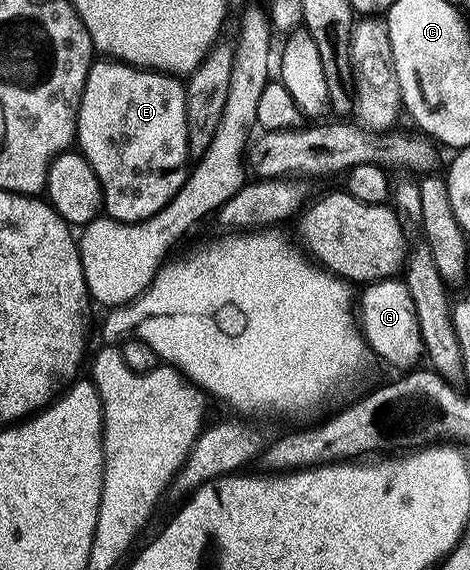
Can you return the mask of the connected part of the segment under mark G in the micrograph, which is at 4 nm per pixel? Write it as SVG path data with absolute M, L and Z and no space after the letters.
M393 276L383 278L381 282L369 282L361 290L364 291L358 294L358 325L367 349L397 366L398 371L411 371L419 363L416 361L422 358L425 348L407 281Z

